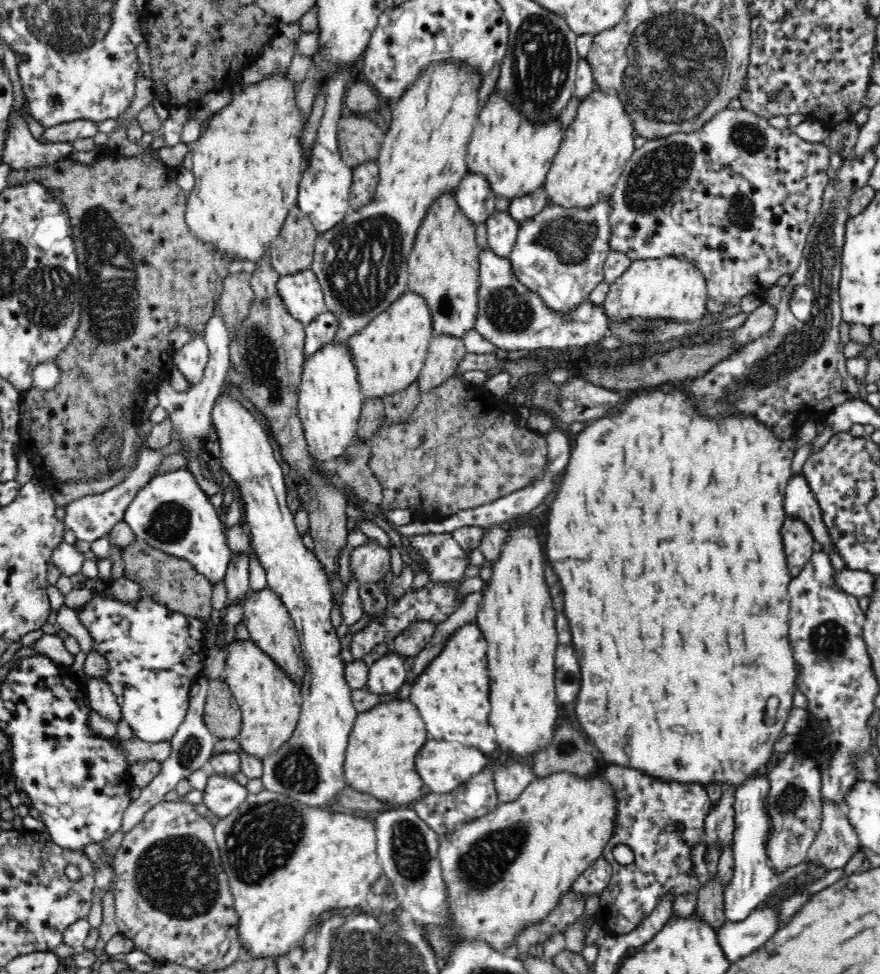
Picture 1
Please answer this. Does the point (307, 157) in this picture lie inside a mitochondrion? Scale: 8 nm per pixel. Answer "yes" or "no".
no

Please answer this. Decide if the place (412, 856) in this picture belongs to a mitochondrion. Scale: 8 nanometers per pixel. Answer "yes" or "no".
yes

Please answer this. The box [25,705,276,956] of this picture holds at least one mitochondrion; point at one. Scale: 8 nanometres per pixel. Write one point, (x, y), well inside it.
(178, 876)

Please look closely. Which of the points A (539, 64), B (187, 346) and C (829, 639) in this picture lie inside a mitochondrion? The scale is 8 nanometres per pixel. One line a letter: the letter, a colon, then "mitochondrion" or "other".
A: mitochondrion
B: other
C: mitochondrion

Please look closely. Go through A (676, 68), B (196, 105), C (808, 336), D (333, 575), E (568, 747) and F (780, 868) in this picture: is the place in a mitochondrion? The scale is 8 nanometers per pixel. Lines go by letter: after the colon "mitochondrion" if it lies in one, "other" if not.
A: mitochondrion
B: other
C: mitochondrion
D: other
E: mitochondrion
F: other

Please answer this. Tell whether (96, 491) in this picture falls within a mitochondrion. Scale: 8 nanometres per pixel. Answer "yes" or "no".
no

